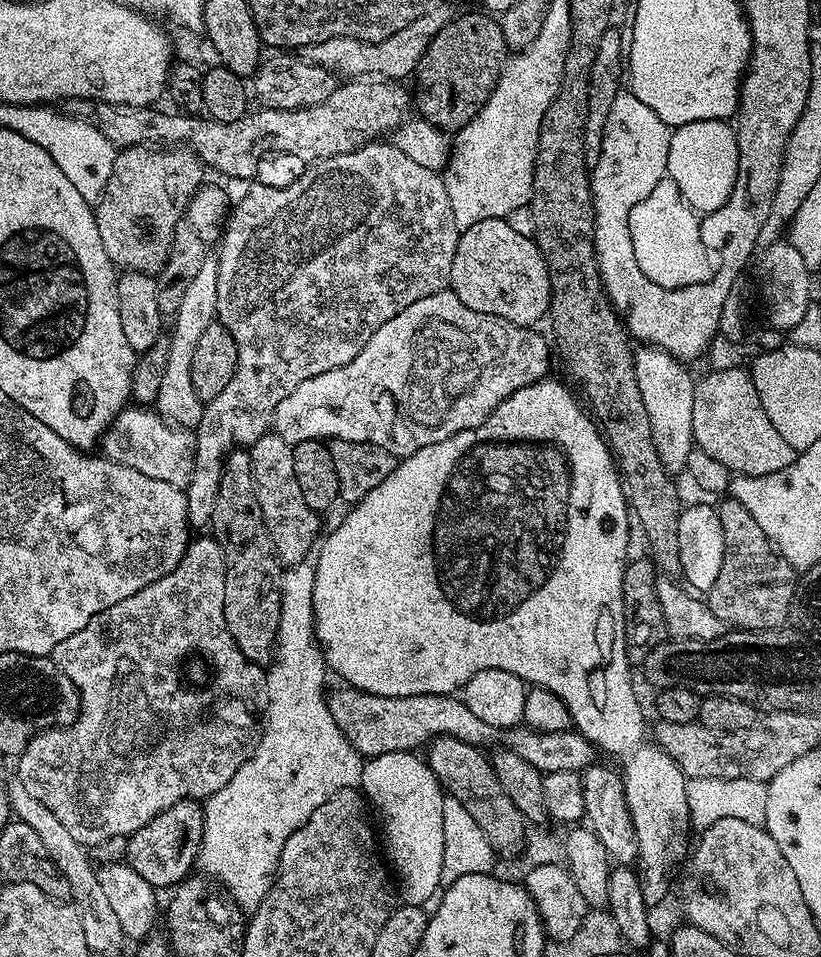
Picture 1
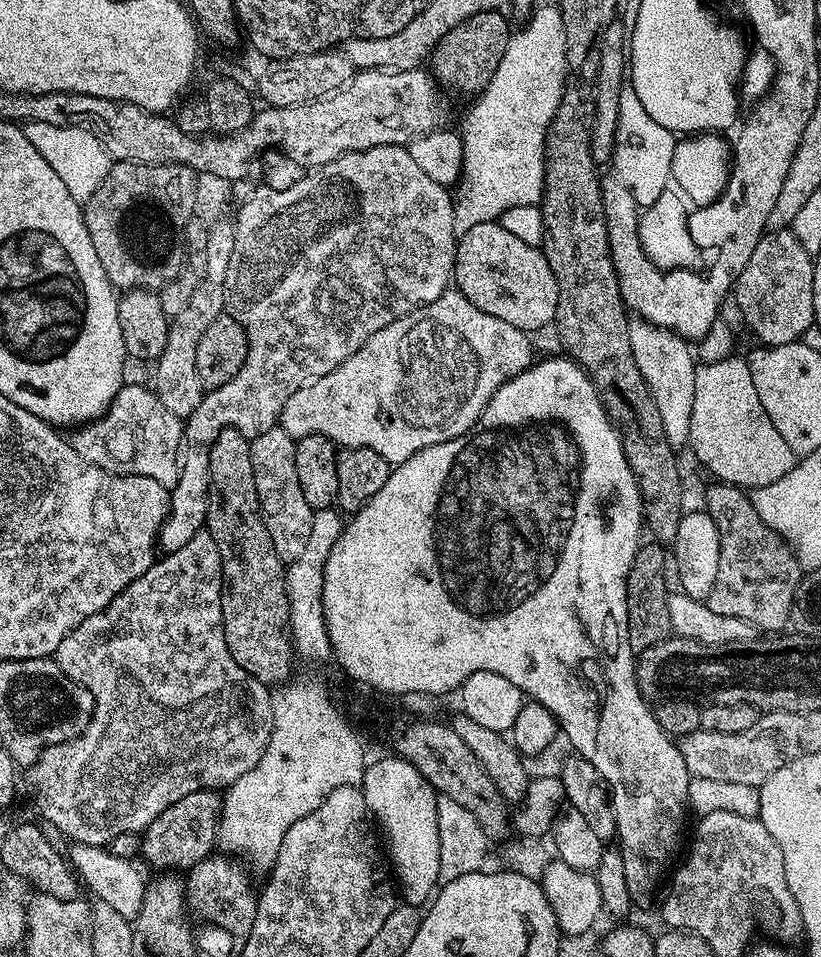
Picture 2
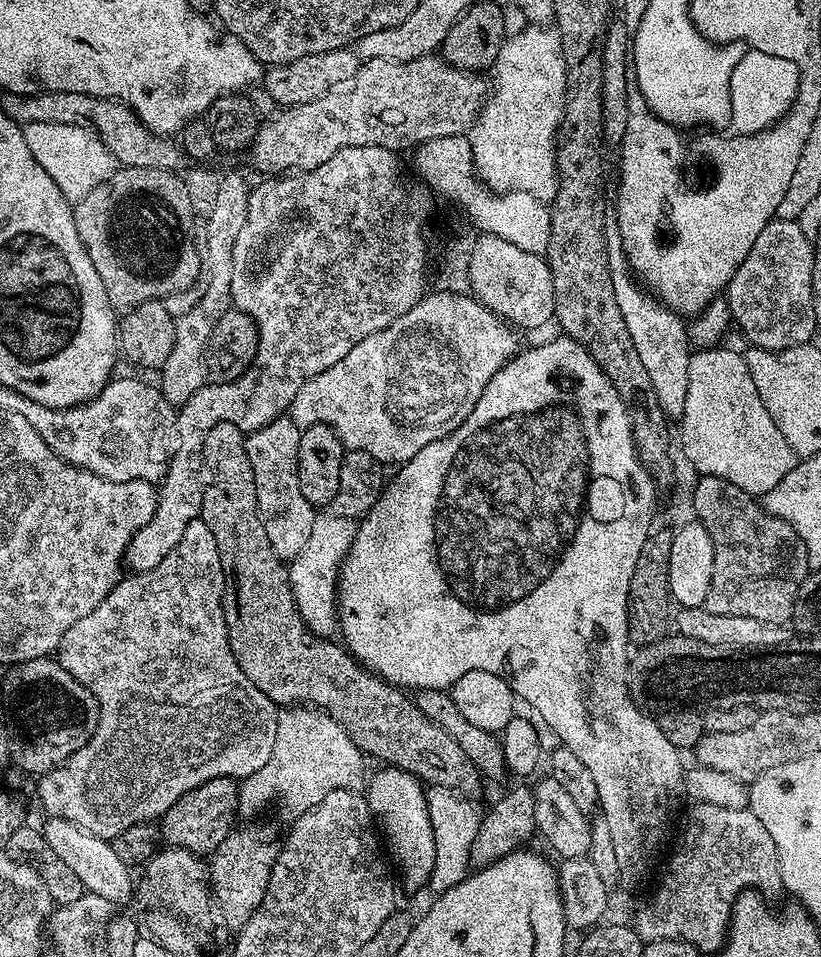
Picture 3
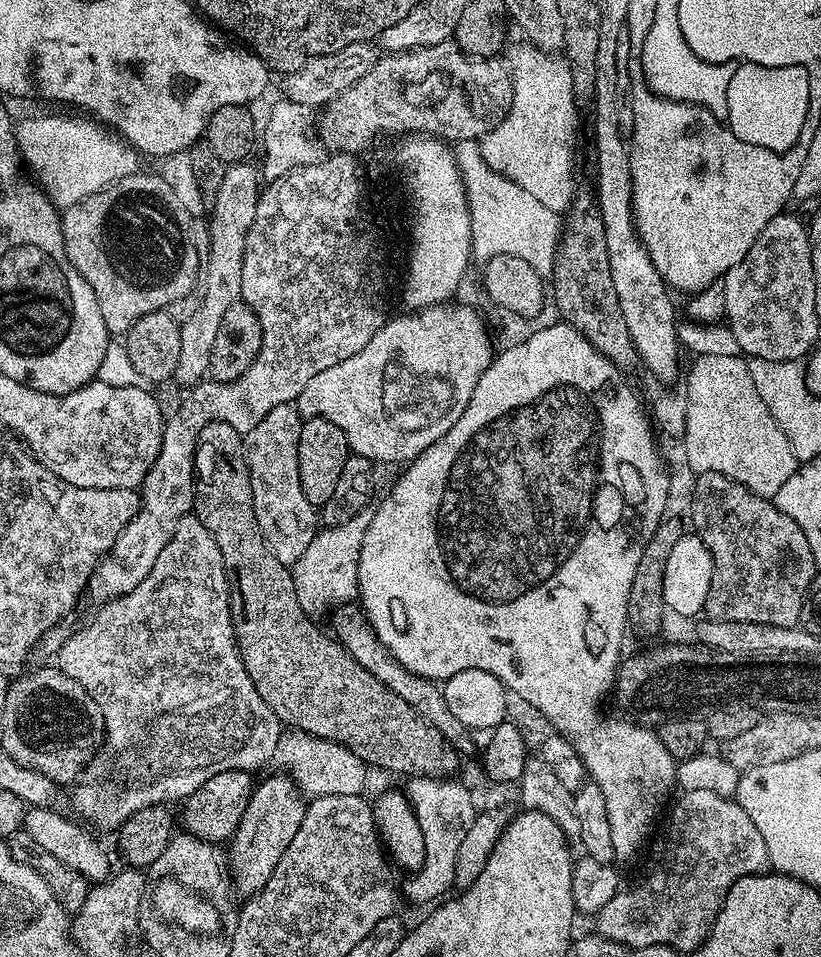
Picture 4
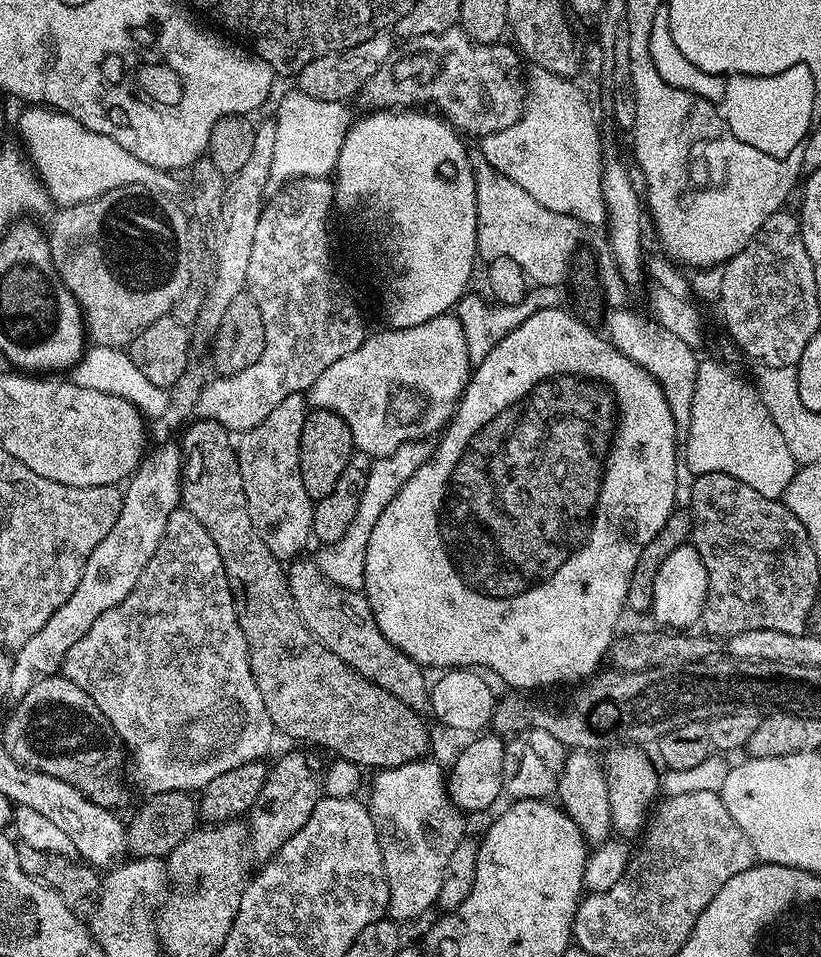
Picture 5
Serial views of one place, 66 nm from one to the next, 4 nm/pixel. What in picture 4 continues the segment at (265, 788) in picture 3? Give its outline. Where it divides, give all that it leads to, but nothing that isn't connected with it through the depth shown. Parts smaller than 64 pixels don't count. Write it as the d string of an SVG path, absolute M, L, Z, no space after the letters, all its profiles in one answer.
M288 730L281 735L274 757L278 765L285 764L287 775L296 782L305 797L333 796L334 794L361 795L364 788L366 766L350 750L333 740L323 740L305 732Z

